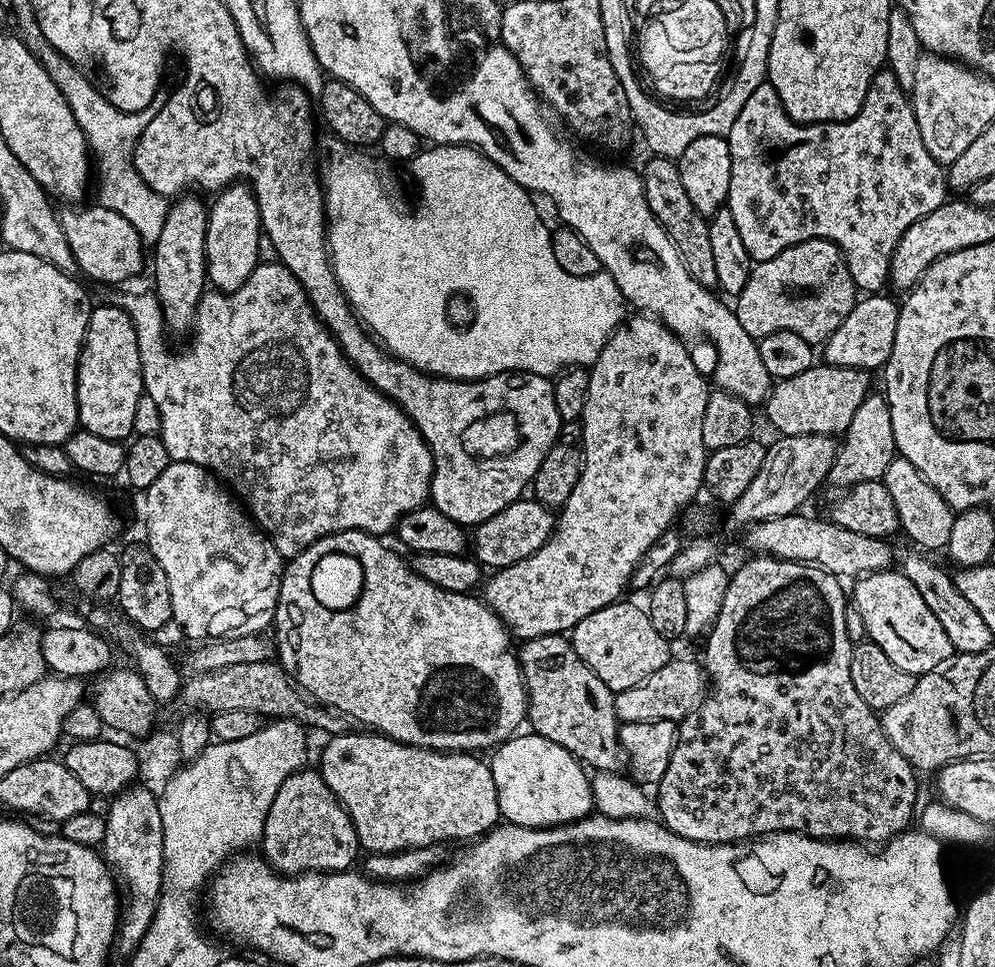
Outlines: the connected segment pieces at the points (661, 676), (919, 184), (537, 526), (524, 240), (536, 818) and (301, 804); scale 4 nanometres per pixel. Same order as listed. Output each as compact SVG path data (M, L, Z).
M669 658L662 670L654 670L650 678L642 678L638 686L615 693L616 718L620 724L630 722L682 721L697 708L706 695L706 673L699 663L692 660Z
M881 70L872 77L872 84L868 88L868 93L864 99L864 105L860 108L857 116L851 116L849 120L838 120L835 122L825 122L822 124L798 124L786 114L784 103L780 101L780 96L771 84L765 82L746 98L738 118L734 118L734 126L726 134L728 145L730 146L730 162L732 163L732 173L730 174L730 190L728 191L727 207L734 218L734 226L738 226L738 234L742 234L742 246L746 246L748 255L753 261L769 260L774 258L782 250L786 250L795 244L801 244L807 240L831 240L833 244L840 247L844 254L844 261L850 270L852 280L857 289L864 294L876 294L881 291L880 288L889 283L890 269L892 266L892 255L903 236L903 232L918 222L924 215L930 211L938 209L945 204L946 197L950 189L946 179L946 172L926 150L922 142L922 134L918 130L916 115L912 109L912 102L905 85L893 74L891 70Z
M534 498L516 500L498 514L475 525L473 532L476 533L471 533L470 536L470 548L474 553L474 559L477 564L488 570L505 568L514 562L522 562L522 558L534 554L552 537L556 521L557 517L553 509L545 504L539 504Z
M333 139L331 143L332 153L324 164L324 172L322 168L322 187L328 254L332 269L346 294L349 306L359 316L360 323L397 360L405 360L419 372L427 372L430 376L443 376L446 380L481 380L499 372L533 372L552 378L565 366L591 366L598 354L602 354L602 346L606 346L606 342L626 316L626 301L614 278L603 270L592 276L566 274L566 270L558 266L558 258L554 258L552 232L544 225L544 220L536 209L537 201L490 158L483 156L479 148L469 148L467 144L437 144L421 150L410 162L412 176L420 187L420 201L417 202L416 209L412 209L406 201L399 200L388 189L379 166L367 156L367 151L353 150L338 139Z
M517 734L491 753L490 763L494 786L498 790L501 817L507 823L523 828L556 828L559 824L572 824L593 811L591 779L585 765L570 755L558 742L550 742L535 734Z
M308 771L290 774L290 778L278 786L278 794L274 794L274 802L270 802L264 823L263 859L271 868L286 876L298 876L301 872L349 871L356 852L361 851L352 819L326 786L319 771Z

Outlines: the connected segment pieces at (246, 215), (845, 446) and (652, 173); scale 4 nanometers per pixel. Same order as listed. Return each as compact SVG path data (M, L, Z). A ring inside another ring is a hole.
M237 182L228 185L215 197L208 208L208 229L204 253L208 259L207 283L213 289L231 294L244 284L244 279L261 263L259 240L262 235L260 226L260 207L256 195L247 183Z
M869 394L862 402L862 406L854 410L854 418L839 441L836 457L826 477L827 483L832 483L834 487L840 488L839 490L847 490L862 482L879 480L897 456L894 426L890 422L887 399L880 394Z
M653 155L651 159L652 161L642 168L646 206L650 206L654 218L666 230L688 273L703 288L715 289L718 285L718 274L714 270L714 253L710 247L709 221L694 210L694 202L690 202L686 186L682 186L679 163L667 156Z

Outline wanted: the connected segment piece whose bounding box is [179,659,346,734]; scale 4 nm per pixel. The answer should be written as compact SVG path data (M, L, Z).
M271 659L219 668L214 672L201 672L193 677L193 680L185 679L180 689L179 699L184 700L185 709L203 710L208 714L246 710L256 712L263 718L294 720L309 729L321 728L322 731L328 732L327 734L339 734L345 731L345 721L335 711L313 702L307 695L302 694L292 677L280 667L279 663Z

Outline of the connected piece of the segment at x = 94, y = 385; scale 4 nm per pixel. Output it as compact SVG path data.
M104 304L89 311L88 329L78 362L76 393L79 427L83 431L121 442L133 435L134 410L145 390L142 362L138 358L138 338L134 334L132 319L123 307Z

